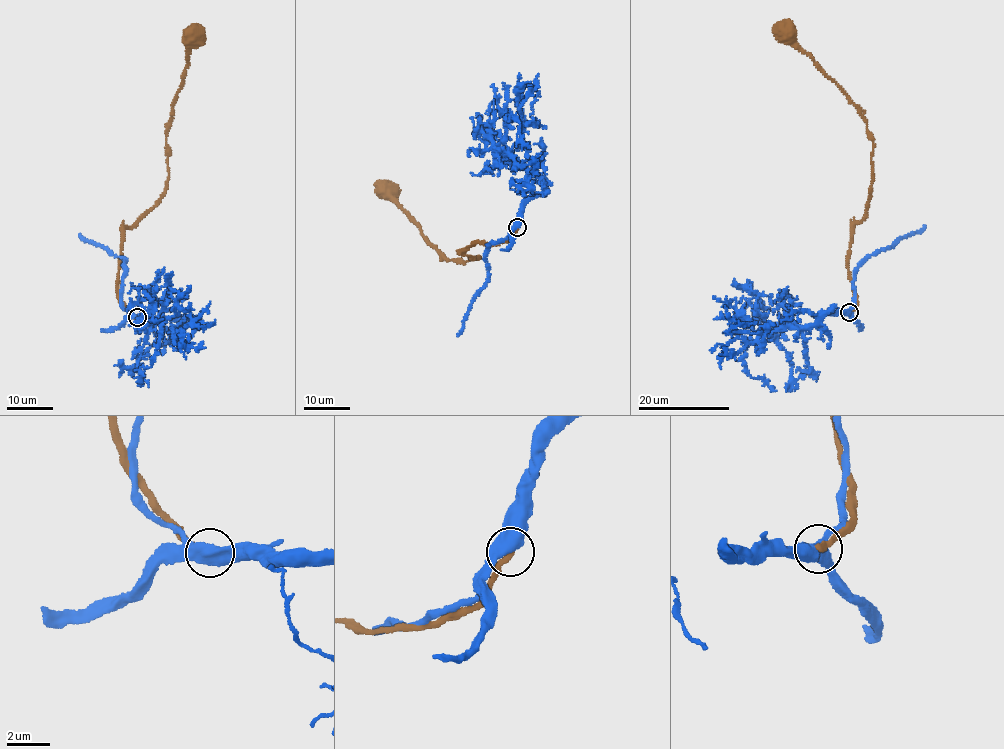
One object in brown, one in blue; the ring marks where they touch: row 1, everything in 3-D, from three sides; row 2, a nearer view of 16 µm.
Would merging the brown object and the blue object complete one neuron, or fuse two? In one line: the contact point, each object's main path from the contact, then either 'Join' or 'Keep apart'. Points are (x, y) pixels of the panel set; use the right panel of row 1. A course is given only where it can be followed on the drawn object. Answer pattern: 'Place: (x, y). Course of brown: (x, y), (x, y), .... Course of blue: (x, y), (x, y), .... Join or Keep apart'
Place: (849, 312). Course of brown: (849, 311), (856, 303), (848, 268), (851, 227), (861, 222), (867, 209), (873, 141), (860, 110), (784, 34). Course of blue: (848, 311), (831, 312), (833, 309), (805, 327), (771, 324), (752, 335), (744, 351), (746, 371), (775, 391). Keep apart

